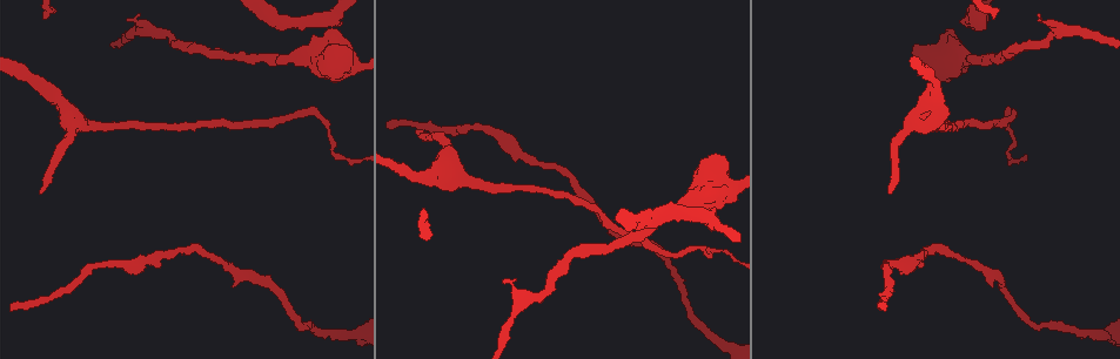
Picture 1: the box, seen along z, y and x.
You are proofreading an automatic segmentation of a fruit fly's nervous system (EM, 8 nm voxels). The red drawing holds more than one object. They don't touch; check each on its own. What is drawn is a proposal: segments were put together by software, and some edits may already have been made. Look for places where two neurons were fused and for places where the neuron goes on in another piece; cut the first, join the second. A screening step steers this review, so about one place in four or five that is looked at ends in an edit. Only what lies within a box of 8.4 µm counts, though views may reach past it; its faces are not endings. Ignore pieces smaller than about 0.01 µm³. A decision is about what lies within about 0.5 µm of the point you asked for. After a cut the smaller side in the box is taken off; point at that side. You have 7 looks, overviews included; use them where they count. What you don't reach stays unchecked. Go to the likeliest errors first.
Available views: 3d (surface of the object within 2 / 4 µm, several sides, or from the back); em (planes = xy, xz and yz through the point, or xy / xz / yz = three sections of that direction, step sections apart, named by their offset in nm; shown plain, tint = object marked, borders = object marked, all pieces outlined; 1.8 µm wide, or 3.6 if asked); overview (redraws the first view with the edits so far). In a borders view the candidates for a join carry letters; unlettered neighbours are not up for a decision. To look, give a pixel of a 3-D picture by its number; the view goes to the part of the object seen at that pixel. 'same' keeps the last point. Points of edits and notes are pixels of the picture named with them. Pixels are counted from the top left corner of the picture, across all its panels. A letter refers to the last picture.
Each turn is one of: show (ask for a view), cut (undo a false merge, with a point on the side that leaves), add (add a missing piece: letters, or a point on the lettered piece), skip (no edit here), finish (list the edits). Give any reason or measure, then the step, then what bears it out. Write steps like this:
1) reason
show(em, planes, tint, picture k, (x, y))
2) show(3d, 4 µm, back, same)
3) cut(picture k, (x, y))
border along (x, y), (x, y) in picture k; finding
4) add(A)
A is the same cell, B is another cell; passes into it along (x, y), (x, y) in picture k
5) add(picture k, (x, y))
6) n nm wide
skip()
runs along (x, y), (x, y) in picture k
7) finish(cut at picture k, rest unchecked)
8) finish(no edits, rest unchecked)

tapers out
show(em, xz, step 4, tint, picture 1, (418, 131))

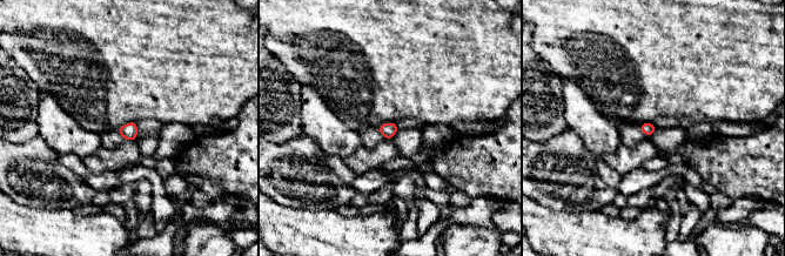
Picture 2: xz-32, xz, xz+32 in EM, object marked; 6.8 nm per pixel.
show(em, xy, step 8, borders, same)

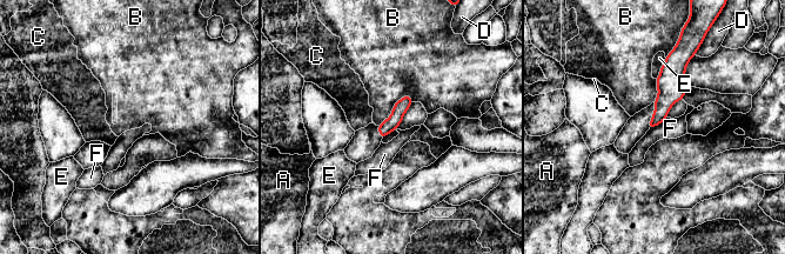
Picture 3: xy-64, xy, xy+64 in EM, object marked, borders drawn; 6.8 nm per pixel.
90 nm wide
skip()
A, B, C, D, E and F are other cells; border along (413, 98), (403, 95), (378, 126) in picture 3; no lettered piece goes on from it

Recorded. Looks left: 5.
free end
show(em, planes, borders, picture 1, (515, 279))

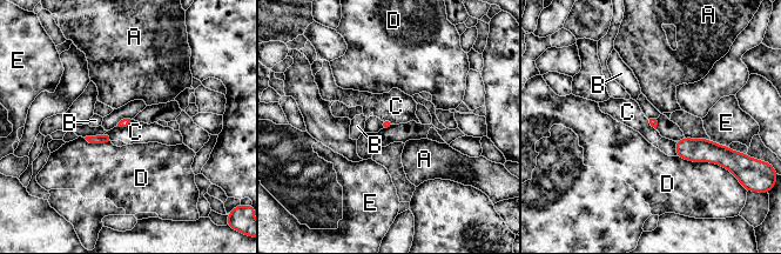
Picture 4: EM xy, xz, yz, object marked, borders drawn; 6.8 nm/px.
skip()
A, B, C, D and E are other cells; border along (675, 142), (675, 153), (678, 155) in picture 4; none of them fits

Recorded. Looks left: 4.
three arms meet
show(3d, 4 µm, picture 1, (74, 124))

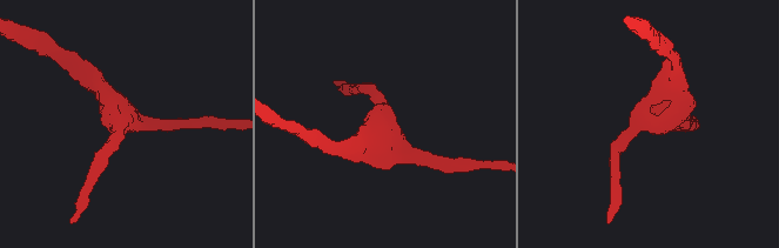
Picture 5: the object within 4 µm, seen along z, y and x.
3 arms; arms of 200, 220, 280 nm; need the tissue
show(em, yz, step 16, tint, picture 5, (122, 117))

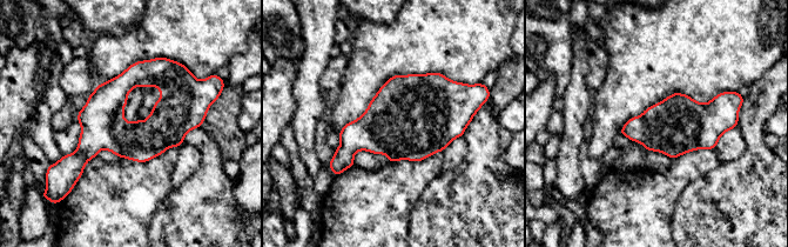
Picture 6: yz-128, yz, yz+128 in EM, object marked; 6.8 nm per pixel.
another direction
show(em, planes, borders, same)

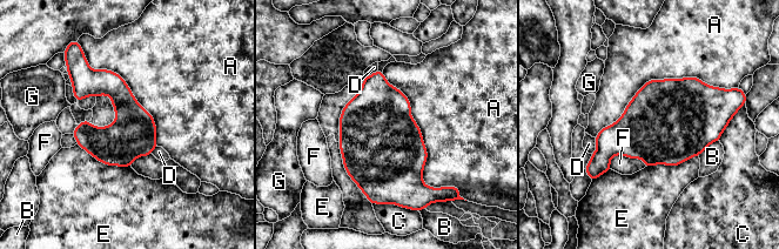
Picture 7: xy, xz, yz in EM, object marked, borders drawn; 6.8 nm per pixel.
skip()
A, B, C, D, E, F and G are other cells; border along (722, 87), (650, 79), (595, 138) in picture 7; one neuron here

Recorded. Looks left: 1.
finish(no edits, rest unchecked)

